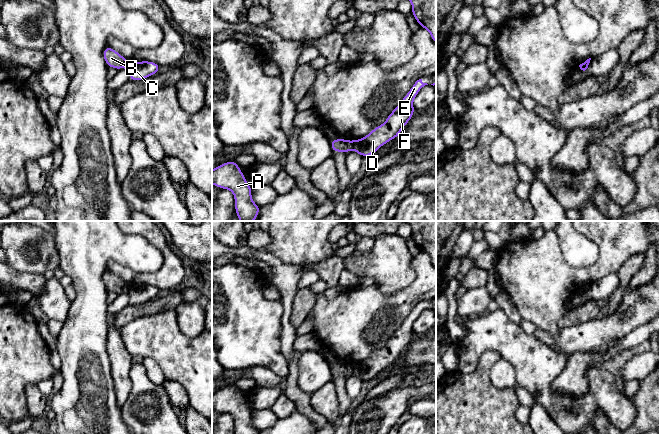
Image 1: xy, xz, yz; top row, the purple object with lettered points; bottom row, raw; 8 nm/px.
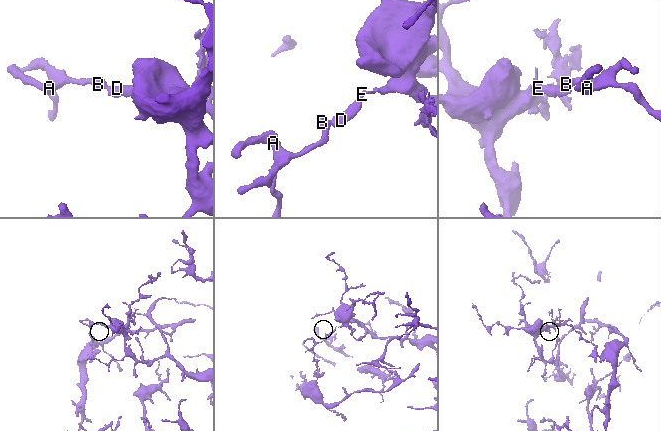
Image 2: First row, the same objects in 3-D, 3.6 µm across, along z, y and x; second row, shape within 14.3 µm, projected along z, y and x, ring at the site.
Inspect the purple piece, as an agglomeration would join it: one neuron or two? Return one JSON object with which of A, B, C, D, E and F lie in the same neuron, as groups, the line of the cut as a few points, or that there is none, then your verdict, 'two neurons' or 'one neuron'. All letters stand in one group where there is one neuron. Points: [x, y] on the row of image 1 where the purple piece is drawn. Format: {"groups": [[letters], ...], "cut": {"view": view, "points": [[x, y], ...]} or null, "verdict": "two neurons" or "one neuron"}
{"groups": [["A", "B"], ["C", "D", "E", "F"]], "cut": {"view": "xz", "points": [[351, 141], [352, 148]]}, "verdict": "two neurons"}

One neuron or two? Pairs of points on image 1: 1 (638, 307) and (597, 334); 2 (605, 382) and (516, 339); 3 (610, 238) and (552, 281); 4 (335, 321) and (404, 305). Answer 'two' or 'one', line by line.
1: one
2: one
3: one
4: one

